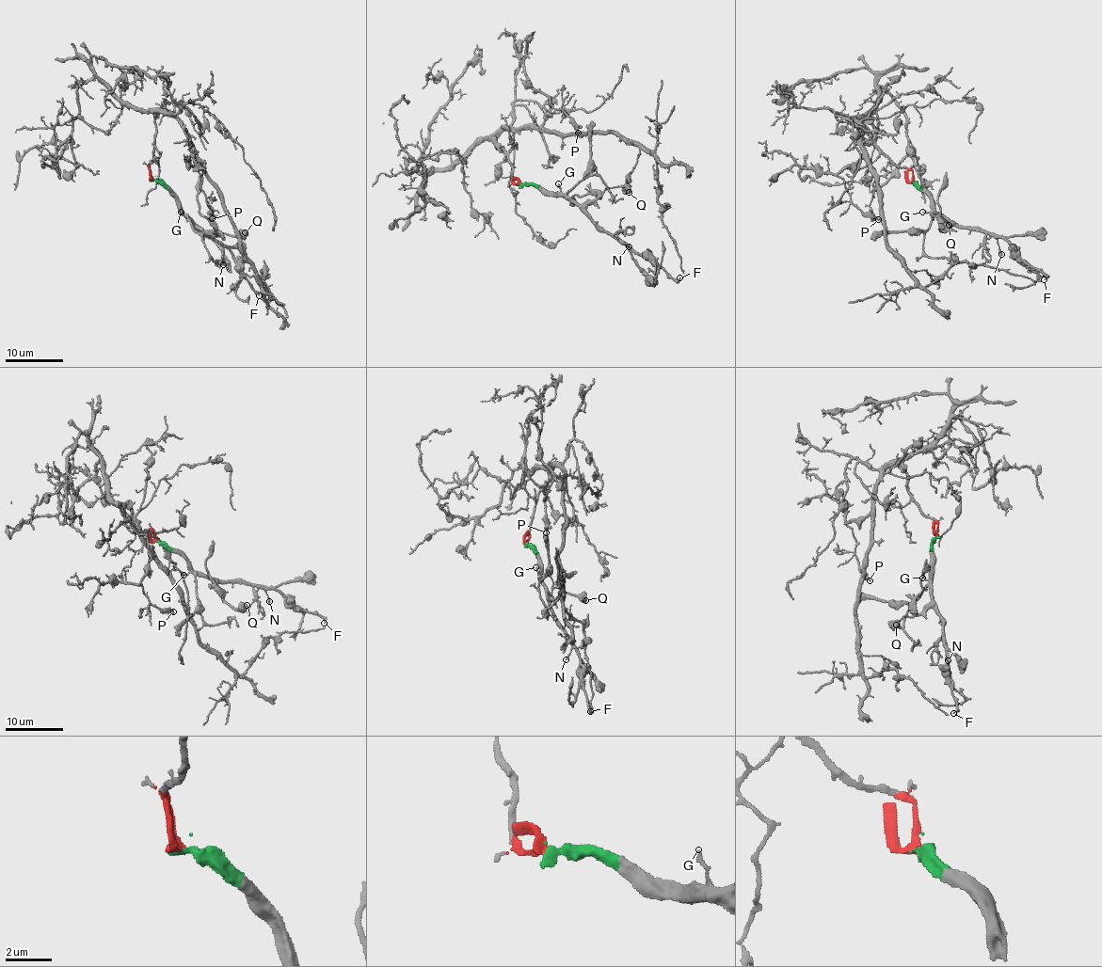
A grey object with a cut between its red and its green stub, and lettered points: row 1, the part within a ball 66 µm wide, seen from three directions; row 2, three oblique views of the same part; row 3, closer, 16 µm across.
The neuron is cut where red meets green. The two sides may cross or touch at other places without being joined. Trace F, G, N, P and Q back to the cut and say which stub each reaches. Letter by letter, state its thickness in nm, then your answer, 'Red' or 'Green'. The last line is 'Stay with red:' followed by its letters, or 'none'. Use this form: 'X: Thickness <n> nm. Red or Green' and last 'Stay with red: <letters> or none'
F: Thickness 190 nm. Green
G: Thickness 140 nm. Green
N: Thickness 180 nm. Green
P: Thickness 320 nm. Red
Q: Thickness 700 nm. Green
Stay with red: P

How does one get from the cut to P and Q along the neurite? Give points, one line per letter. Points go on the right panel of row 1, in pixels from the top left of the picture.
P: (913, 183), (860, 117), (862, 155), (838, 175), (853, 203), (878, 220)
Q: (913, 183), (931, 198), (933, 208), (948, 220), (950, 225), (946, 230), (939, 229), (942, 230), (948, 225)

